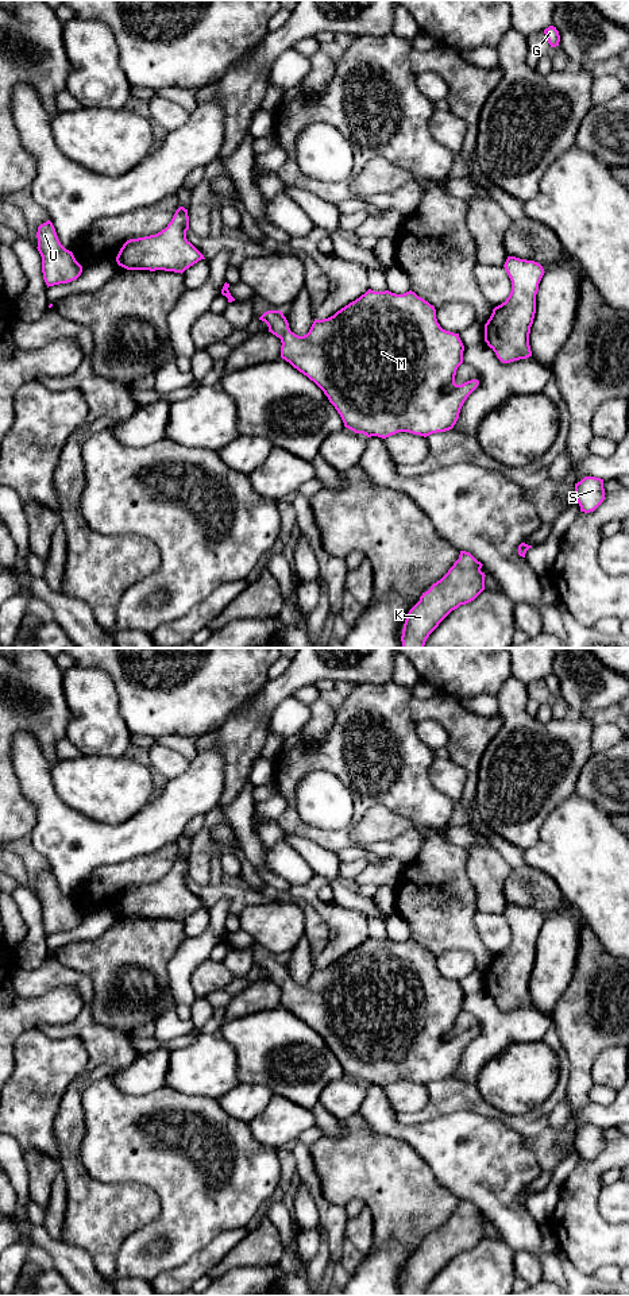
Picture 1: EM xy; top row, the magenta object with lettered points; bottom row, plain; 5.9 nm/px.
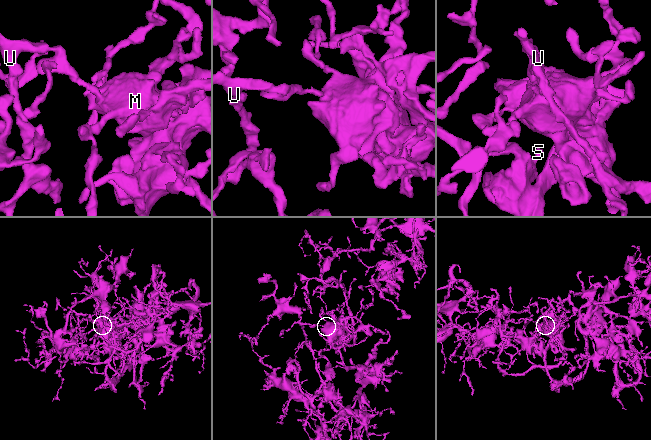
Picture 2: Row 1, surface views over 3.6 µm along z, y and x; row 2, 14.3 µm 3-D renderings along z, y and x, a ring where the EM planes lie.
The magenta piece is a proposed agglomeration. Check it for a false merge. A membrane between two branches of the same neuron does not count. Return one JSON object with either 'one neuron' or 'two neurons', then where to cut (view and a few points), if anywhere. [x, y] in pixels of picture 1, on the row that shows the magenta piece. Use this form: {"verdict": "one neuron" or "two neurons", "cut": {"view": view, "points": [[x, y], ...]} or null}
{"verdict": "one neuron", "cut": null}

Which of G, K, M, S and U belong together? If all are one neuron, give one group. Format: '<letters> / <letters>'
G K M S U

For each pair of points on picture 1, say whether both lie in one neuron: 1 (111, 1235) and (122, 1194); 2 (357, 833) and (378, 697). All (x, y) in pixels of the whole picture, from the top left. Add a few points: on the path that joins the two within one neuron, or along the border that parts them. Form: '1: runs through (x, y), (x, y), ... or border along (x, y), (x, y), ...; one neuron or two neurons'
1: runs through (111, 1225), (111, 1215), (122, 1204); one neuron
2: border along (385, 805), (373, 805), (351, 825); two neurons

